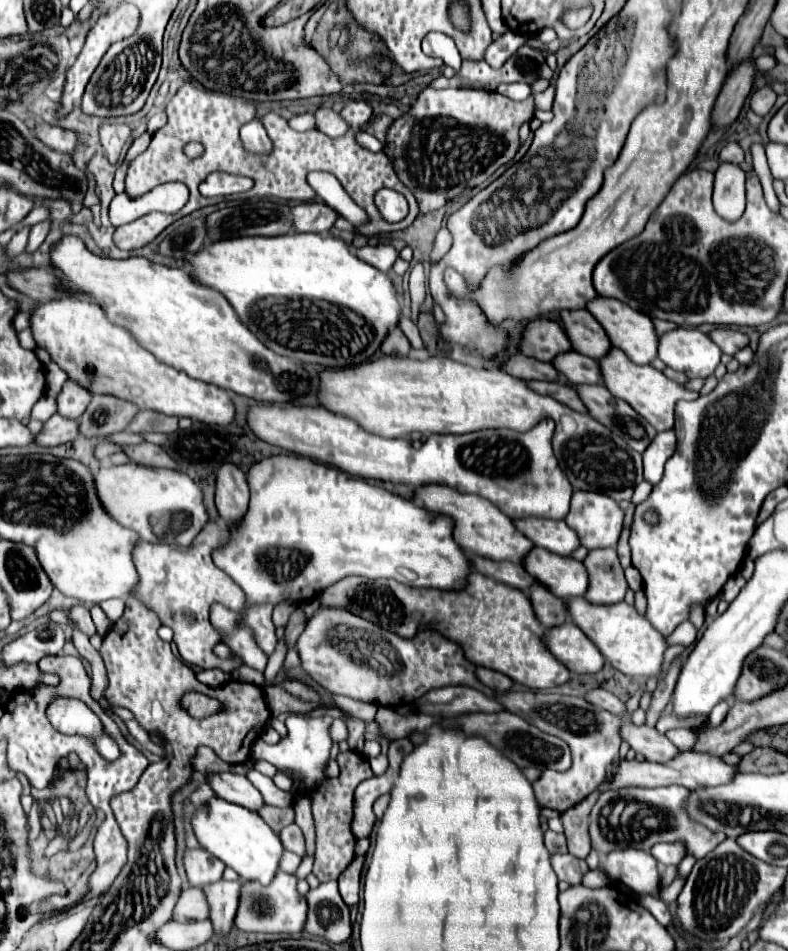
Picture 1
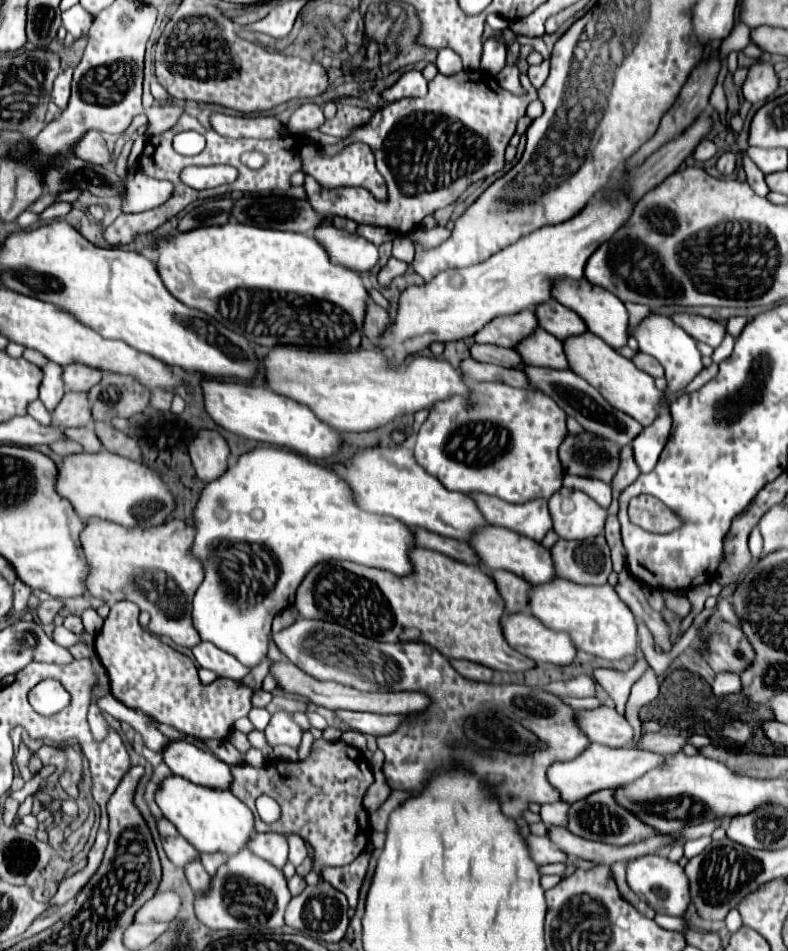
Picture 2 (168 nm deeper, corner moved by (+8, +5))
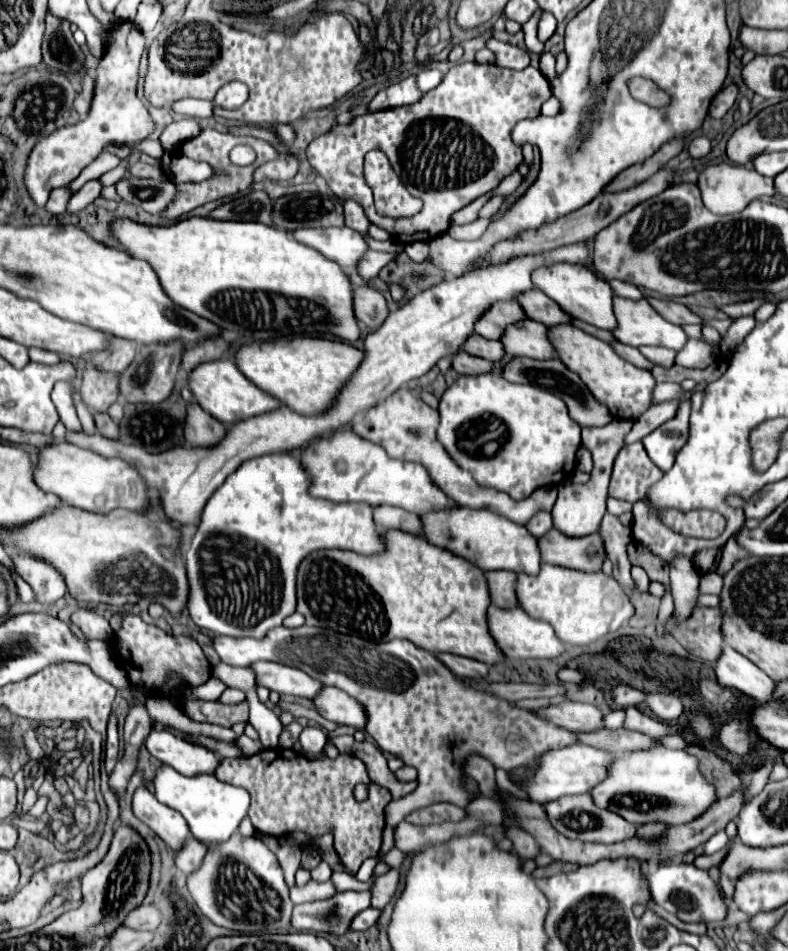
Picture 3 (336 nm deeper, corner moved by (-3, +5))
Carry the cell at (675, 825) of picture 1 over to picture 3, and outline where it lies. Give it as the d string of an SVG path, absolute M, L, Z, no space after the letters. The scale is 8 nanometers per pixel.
M568 795L556 801L548 801L544 803L544 811L548 813L548 821L552 821L552 827L556 831L560 831L568 839L578 839L584 843L618 843L634 837L636 833L636 825L624 821L620 815L608 809L596 807L590 795Z

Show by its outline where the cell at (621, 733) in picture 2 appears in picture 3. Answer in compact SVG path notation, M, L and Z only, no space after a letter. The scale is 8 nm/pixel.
M562 701L558 705L548 705L534 711L538 717L544 717L544 721L552 721L554 725L560 725L564 729L572 729L574 733L580 731L596 731L602 727L602 713L588 703L576 703L576 701Z

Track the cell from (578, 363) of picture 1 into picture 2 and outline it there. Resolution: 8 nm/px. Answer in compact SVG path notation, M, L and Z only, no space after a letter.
M537 329L531 337L517 345L517 353L523 357L527 365L535 367L551 367L551 369L569 369L569 361L563 351L563 343L553 335L545 333L545 329Z

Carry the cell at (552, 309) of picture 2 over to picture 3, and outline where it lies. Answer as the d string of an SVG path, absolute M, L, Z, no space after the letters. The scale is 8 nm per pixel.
M534 289L532 293L522 293L516 301L520 301L520 305L524 305L524 313L528 313L528 319L540 321L546 327L560 325L560 323L570 323L570 317L558 307L558 303L548 299L538 289Z

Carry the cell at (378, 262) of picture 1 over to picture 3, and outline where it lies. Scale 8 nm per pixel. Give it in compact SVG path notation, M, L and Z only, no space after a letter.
M350 227L328 229L294 229L288 231L296 241L320 251L324 257L336 261L344 269L354 269L368 249L364 237Z

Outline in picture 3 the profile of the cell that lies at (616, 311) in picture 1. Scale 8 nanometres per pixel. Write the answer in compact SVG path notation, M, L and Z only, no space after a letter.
M544 265L544 269L536 269L532 273L532 283L536 289L546 293L552 301L556 301L570 317L582 319L600 329L612 331L616 327L616 317L612 311L612 289L610 285L596 277L596 273L584 265Z

